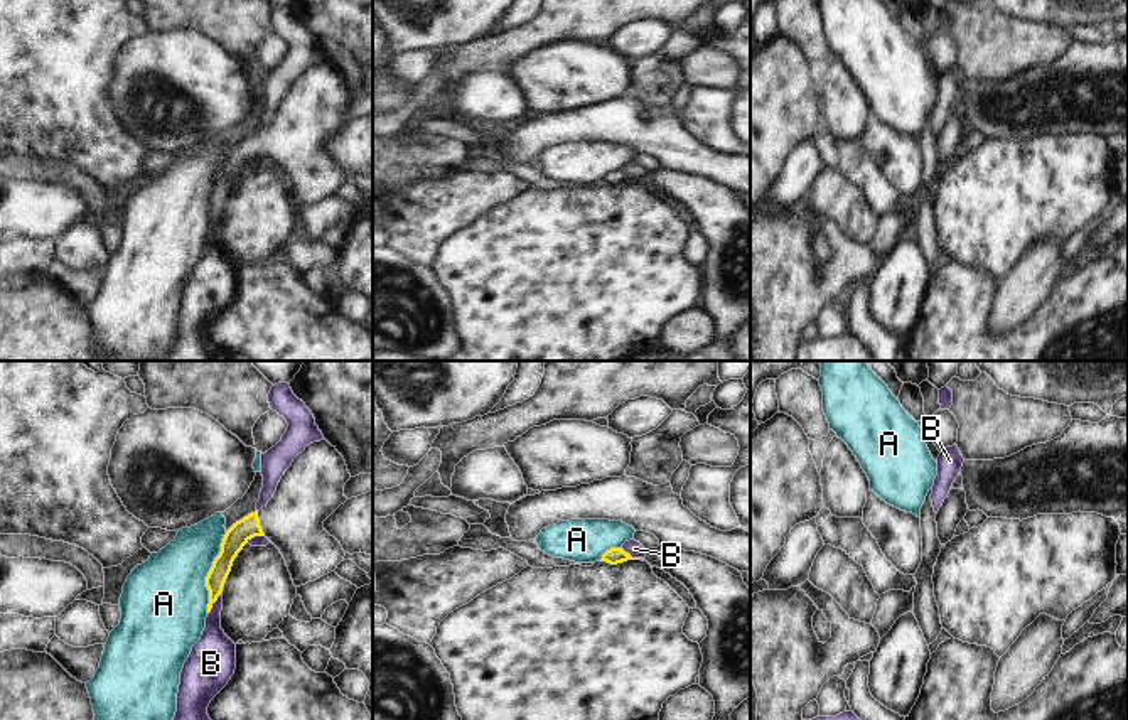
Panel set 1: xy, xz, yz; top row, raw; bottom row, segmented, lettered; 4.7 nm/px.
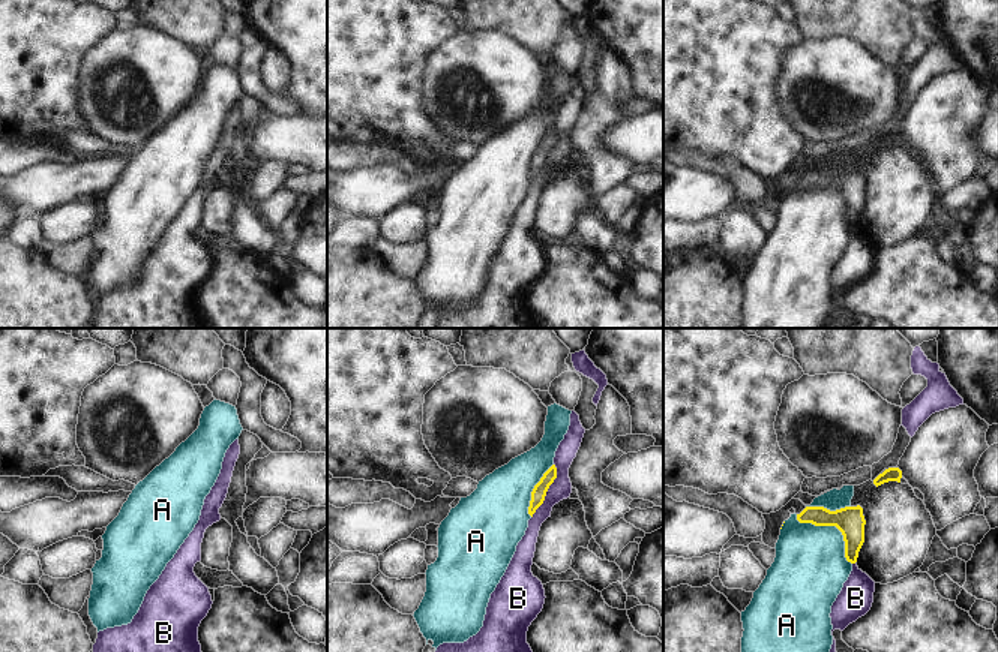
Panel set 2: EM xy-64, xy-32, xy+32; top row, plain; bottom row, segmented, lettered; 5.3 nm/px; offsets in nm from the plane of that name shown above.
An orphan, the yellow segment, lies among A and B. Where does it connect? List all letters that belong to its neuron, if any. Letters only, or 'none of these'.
none of these

